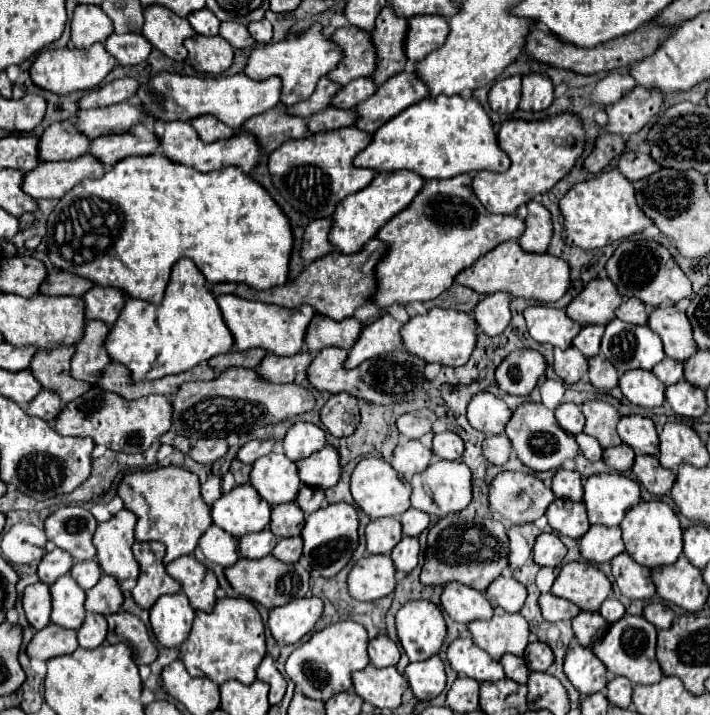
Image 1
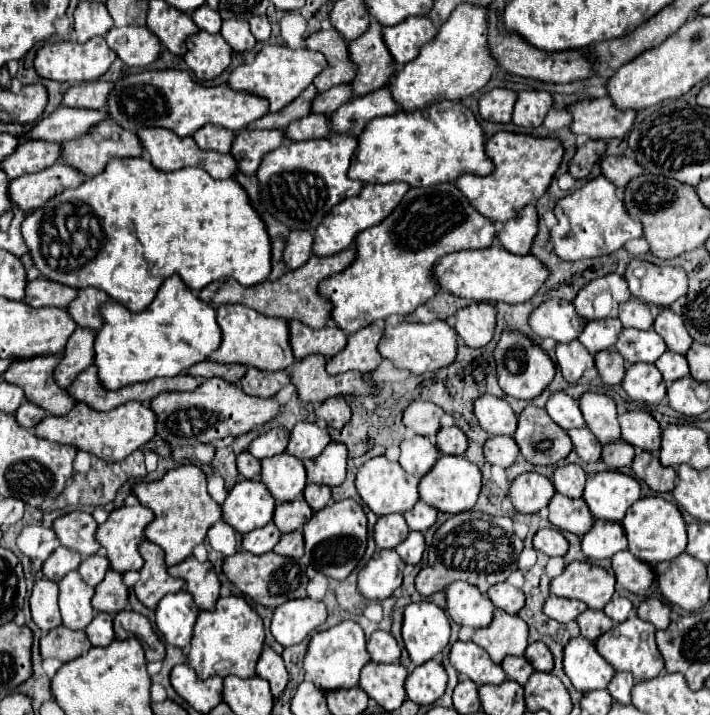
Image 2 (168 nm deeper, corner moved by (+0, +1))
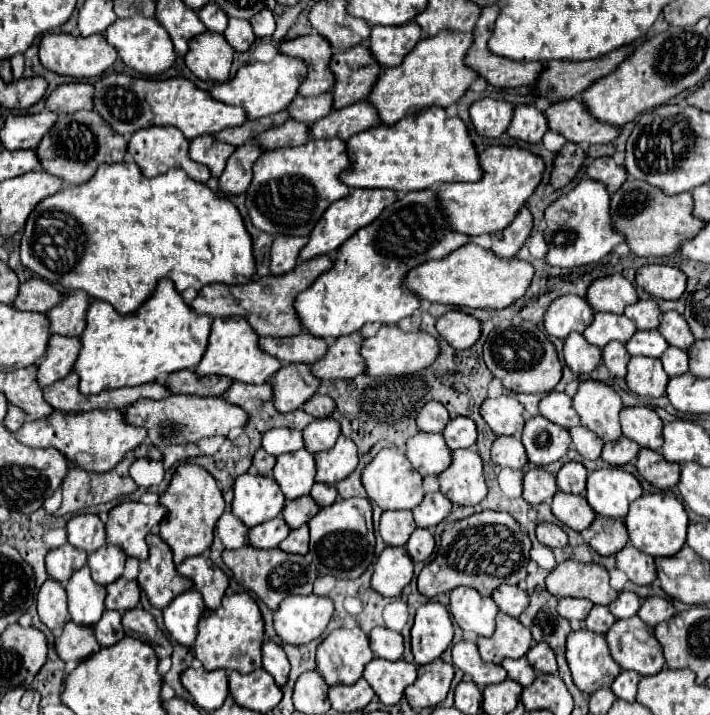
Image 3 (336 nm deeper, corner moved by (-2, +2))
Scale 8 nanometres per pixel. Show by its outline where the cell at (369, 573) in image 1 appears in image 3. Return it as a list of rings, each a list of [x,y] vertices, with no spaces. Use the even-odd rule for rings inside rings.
[[[388,546],[374,566],[372,588],[382,596],[394,598],[404,590],[404,586],[410,584],[412,578],[414,562],[410,556],[406,556],[406,548]]]

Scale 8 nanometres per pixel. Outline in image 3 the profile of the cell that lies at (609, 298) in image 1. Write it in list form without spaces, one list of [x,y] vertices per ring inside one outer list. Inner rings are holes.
[[[610,274],[590,284],[586,300],[596,312],[622,314],[628,304],[638,302],[638,294],[622,274]]]

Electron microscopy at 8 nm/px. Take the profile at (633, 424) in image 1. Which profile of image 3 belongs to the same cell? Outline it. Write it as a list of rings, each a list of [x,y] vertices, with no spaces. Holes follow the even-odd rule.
[[[646,406],[622,408],[620,412],[622,434],[644,448],[658,450],[662,446],[662,420],[660,416]]]

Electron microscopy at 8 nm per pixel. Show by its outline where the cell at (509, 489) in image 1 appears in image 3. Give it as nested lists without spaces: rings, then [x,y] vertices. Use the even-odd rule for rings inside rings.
[[[532,468],[524,476],[524,500],[528,504],[542,504],[548,502],[556,494],[556,478],[542,470],[542,468]]]

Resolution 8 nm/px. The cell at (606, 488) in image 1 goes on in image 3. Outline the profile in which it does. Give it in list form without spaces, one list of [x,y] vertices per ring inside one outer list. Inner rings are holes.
[[[602,468],[588,476],[586,498],[600,516],[624,518],[630,504],[640,496],[638,478],[622,468]]]

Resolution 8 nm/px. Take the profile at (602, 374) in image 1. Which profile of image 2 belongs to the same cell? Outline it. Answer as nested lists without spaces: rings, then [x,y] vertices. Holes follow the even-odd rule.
[[[600,351],[600,353],[594,355],[594,361],[596,361],[596,369],[600,373],[602,383],[618,385],[622,381],[626,365],[624,365],[624,359],[618,353],[614,353],[614,351]]]

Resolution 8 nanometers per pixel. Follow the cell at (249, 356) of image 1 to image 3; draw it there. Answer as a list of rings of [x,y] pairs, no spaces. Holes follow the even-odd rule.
[[[180,370],[166,376],[166,388],[170,394],[190,394],[190,396],[220,396],[228,390],[232,380],[228,378],[200,378],[192,370]]]

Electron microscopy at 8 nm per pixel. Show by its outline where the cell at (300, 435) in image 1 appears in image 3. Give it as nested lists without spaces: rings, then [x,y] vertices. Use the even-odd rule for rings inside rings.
[[[330,416],[314,420],[312,424],[308,424],[304,428],[306,450],[312,454],[322,452],[322,450],[330,450],[336,444],[338,436],[340,436],[340,422],[336,422]]]

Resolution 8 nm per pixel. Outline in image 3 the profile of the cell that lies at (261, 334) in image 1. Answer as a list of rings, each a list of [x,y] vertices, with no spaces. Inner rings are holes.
[[[216,318],[212,322],[210,340],[208,340],[204,358],[196,366],[196,374],[198,376],[210,376],[210,374],[226,376],[230,380],[238,380],[244,384],[264,384],[272,378],[272,374],[276,374],[280,366],[282,364],[276,358],[260,352],[258,338],[256,334],[252,334],[252,326],[248,326],[244,318]]]

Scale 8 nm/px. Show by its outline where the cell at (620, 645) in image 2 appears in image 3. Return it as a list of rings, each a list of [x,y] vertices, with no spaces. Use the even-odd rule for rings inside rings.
[[[638,616],[616,620],[606,632],[612,658],[624,670],[660,672],[664,668],[662,646],[654,638],[654,628]]]

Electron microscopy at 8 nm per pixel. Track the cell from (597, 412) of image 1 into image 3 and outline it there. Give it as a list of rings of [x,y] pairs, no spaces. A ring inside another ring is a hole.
[[[584,380],[578,386],[572,406],[578,412],[582,424],[598,434],[604,442],[618,440],[622,436],[618,420],[622,400],[612,386],[600,380]]]

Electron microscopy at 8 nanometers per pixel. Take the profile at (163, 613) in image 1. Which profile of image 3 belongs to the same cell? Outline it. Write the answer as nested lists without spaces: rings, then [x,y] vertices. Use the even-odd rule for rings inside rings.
[[[194,588],[176,596],[164,608],[164,626],[170,636],[182,646],[192,646],[198,634],[198,620],[204,608],[206,606],[202,602],[202,594],[198,594]]]

